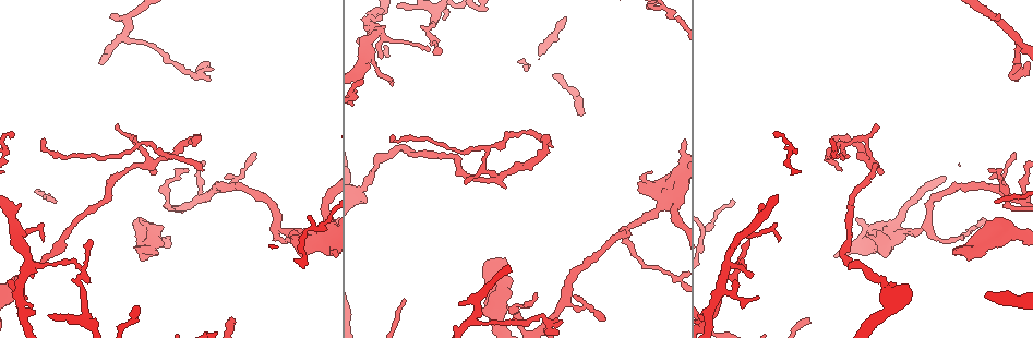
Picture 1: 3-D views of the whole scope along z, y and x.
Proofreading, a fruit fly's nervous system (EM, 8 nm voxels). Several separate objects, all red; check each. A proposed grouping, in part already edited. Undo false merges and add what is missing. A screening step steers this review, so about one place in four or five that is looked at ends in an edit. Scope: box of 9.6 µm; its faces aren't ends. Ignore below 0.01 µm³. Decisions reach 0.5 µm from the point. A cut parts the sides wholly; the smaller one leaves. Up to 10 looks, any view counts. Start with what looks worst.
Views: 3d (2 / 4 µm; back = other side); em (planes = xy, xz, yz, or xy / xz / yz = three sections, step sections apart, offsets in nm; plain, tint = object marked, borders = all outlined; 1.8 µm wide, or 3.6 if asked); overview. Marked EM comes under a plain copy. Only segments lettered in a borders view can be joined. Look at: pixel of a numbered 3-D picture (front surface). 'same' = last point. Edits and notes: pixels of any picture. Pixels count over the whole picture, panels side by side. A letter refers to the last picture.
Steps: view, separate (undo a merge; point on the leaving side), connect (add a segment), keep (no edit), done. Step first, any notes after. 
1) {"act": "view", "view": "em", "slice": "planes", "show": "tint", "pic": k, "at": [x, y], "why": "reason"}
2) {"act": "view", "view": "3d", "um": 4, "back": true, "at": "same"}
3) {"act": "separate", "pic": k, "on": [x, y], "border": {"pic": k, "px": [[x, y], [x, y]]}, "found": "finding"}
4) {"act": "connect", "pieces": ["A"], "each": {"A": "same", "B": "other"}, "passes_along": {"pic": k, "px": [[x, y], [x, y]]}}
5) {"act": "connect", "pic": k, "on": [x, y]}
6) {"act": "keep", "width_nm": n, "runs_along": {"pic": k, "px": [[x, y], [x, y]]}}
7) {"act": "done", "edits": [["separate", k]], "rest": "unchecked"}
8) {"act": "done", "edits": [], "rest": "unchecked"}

{"act": "view", "view": "em", "slice": "planes", "show": "borders", "pic": 1, "at": [867, 232], "why": "free end"}

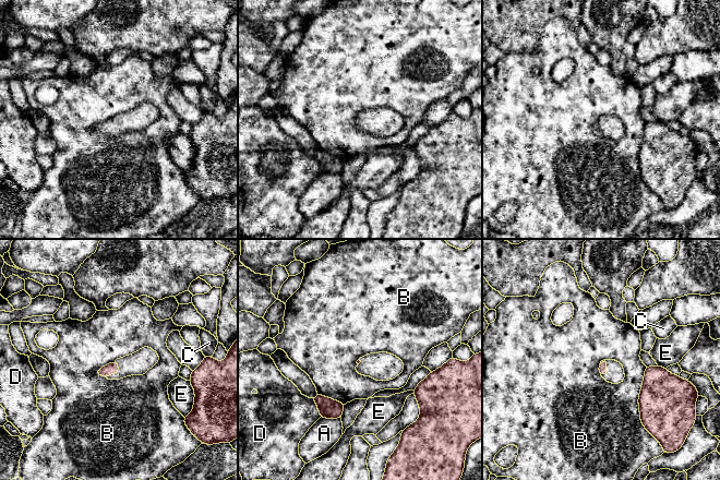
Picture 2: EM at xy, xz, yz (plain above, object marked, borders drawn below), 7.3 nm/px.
{"act": "keep", "each": {"A": "other", "B": "other", "C": "other", "D": "other", "E": "other"}, "border": {"pic": 2, "px": [[646, 367], [638, 397], [644, 427]]}, "found": "none of them fits"}

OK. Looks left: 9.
{"act": "view", "view": "3d", "um": 4, "pic": 1, "at": [542, 317]}

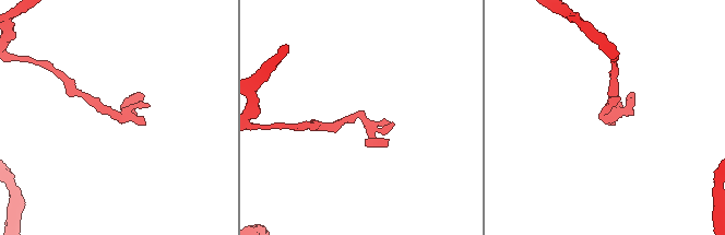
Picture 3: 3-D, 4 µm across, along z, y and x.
{"act": "view", "view": "em", "um": 3.6, "slice": "planes", "show": "borders", "pic": 3, "at": [119, 118], "why": "now the EM"}

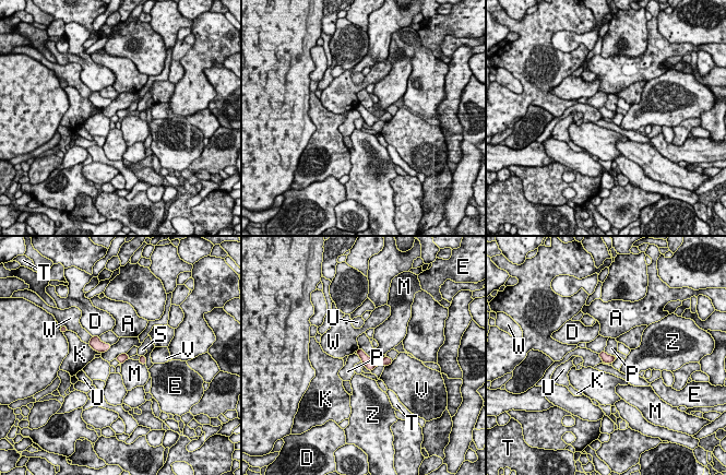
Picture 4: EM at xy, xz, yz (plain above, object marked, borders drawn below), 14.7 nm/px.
{"act": "keep", "each": {"A": "other", "D": "other", "E": "other", "K": "other", "M": "other", "P": "other", "S": "other", "T": "other", "U": "other", "V": "other", "W": "other", "Z": "other"}, "border": {"pic": 4, "px": [[111, 345], [102, 354]]}, "found": "continuous, no second neuron"}

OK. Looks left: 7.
{"act": "view", "view": "3d", "um": 4, "pic": 1, "at": [83, 275], "why": "abrupt turn"}

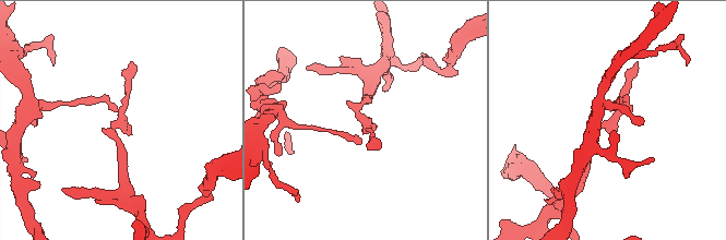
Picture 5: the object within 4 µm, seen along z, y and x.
{"act": "view", "view": "em", "slice": "yz", "step": 8, "show": "tint", "pic": 5, "at": [122, 119], "why": "now the EM"}

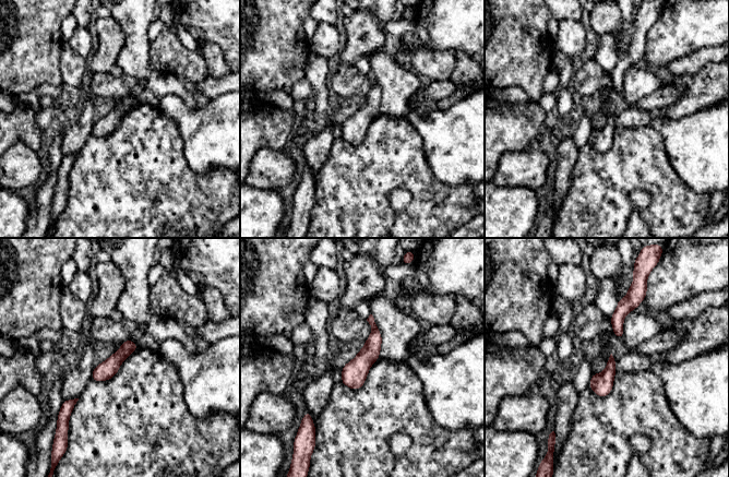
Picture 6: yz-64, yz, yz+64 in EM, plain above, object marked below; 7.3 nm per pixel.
{"act": "view", "view": "em", "slice": "planes", "show": "borders", "at": "same"}

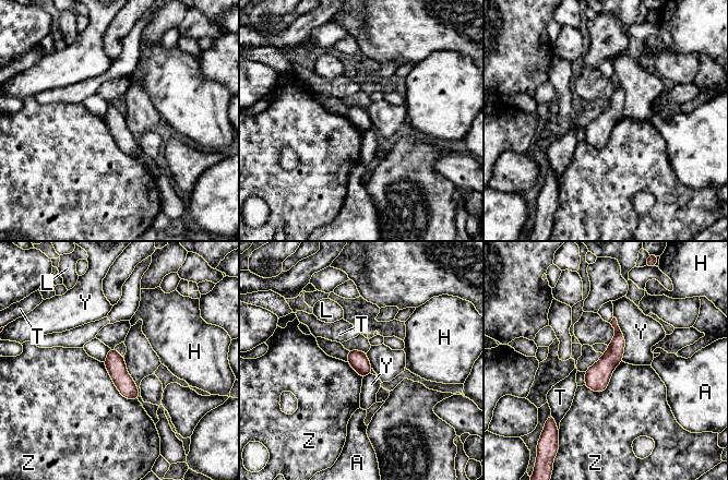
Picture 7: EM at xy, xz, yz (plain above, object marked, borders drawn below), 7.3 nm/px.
{"act": "keep", "each": {"A": "other", "H": "other", "L": "other", "T": "other", "Y": "other", "Z": "other"}, "border": {"pic": 7, "px": [[622, 361], [604, 391], [584, 385]]}, "found": "one neuron here"}

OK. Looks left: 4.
{"act": "view", "view": "3d", "um": 4, "pic": 1, "at": [149, 164], "why": "abrupt turn"}

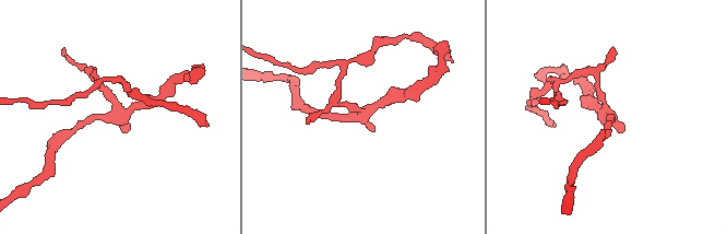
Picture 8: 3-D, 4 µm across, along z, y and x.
{"act": "view", "view": "em", "slice": "planes", "show": "borders", "pic": 8, "at": [357, 112], "arms": 3, "why": "shape alone is not enough"}

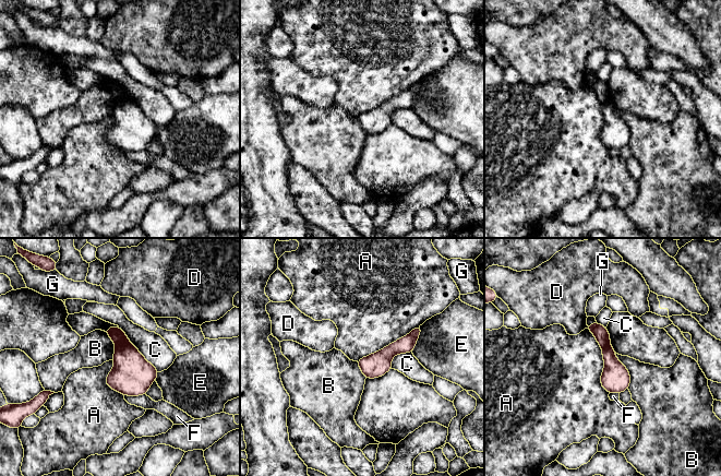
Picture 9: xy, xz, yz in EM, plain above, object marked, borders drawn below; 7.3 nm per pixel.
{"act": "separate", "pic": 9, "on": [118, 336], "longest_contact_nm": ["A", 500], "each": {"A": "other", "B": "other", "C": "other", "D": "other", "E": "other", "F": "other", "G": "other"}, "border": {"pic": 9, "px": [[128, 341], [117, 347]]}, "found": "a second neuron is stuck on"}

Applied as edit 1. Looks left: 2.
{"act": "done", "edits": [["separate", 9]], "rest": "unchecked"}

